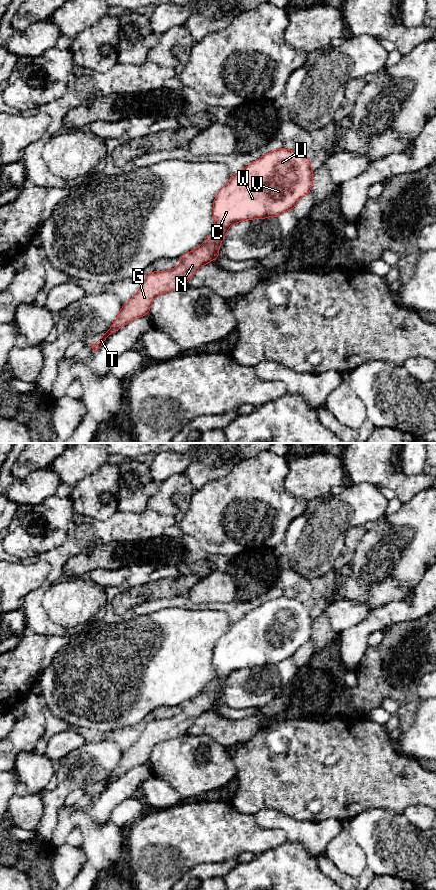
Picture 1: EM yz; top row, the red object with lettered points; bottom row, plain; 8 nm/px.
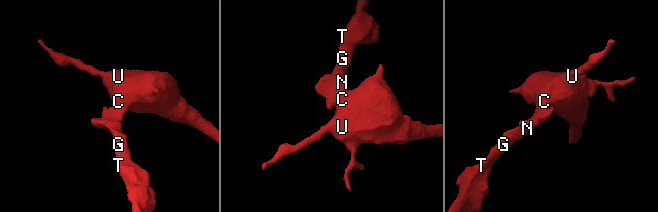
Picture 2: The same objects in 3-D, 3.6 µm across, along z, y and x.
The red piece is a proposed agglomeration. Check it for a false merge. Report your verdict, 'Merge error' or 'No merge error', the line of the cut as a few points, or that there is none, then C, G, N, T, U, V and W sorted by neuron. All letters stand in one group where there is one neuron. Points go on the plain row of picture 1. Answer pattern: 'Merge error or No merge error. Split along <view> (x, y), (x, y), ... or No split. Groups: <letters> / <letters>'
Merge error. Split along yz (228, 675), (220, 682), (219, 690), (204, 691). Groups: C U V W / G N T

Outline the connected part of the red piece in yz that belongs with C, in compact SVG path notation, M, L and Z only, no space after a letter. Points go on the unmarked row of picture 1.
M281 596L267 601L236 622L217 641L213 650L215 677L204 691L221 690L220 682L231 673L244 668L278 665L293 658L297 649L311 639L313 621L310 605Z

